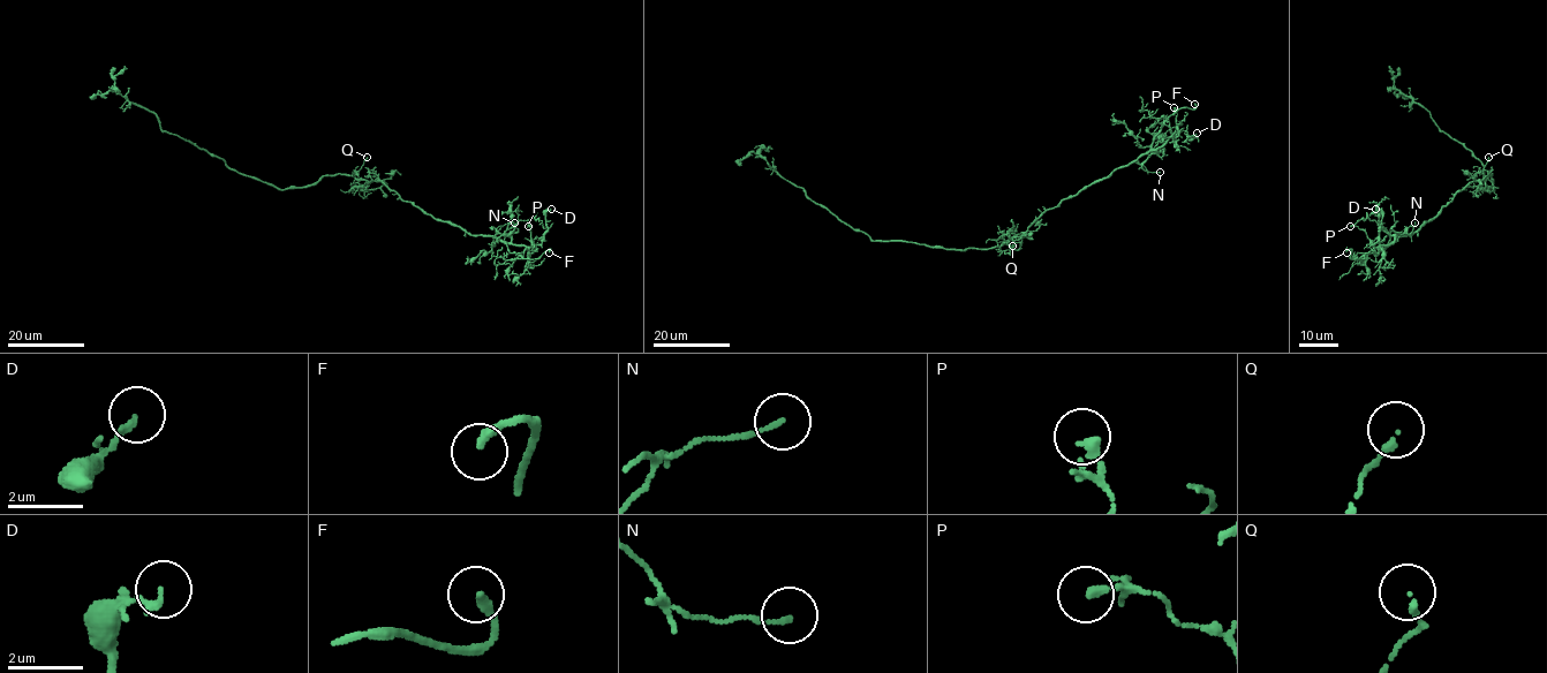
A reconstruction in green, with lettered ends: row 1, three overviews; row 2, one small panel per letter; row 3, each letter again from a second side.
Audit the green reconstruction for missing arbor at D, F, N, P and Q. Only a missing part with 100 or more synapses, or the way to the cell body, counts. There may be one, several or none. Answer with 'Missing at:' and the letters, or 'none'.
Missing at: F

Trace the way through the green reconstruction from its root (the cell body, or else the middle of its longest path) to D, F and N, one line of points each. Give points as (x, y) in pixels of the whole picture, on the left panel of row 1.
D: (334, 175), (382, 181), (402, 199), (472, 235), (491, 235), (526, 247), (542, 242), (545, 211), (551, 209)
F: (334, 175), (382, 181), (436, 218), (472, 235), (493, 235), (525, 258), (549, 252)
N: (334, 175), (382, 181), (402, 199), (472, 235), (491, 235), (510, 242), (511, 239), (497, 229), (514, 222)

